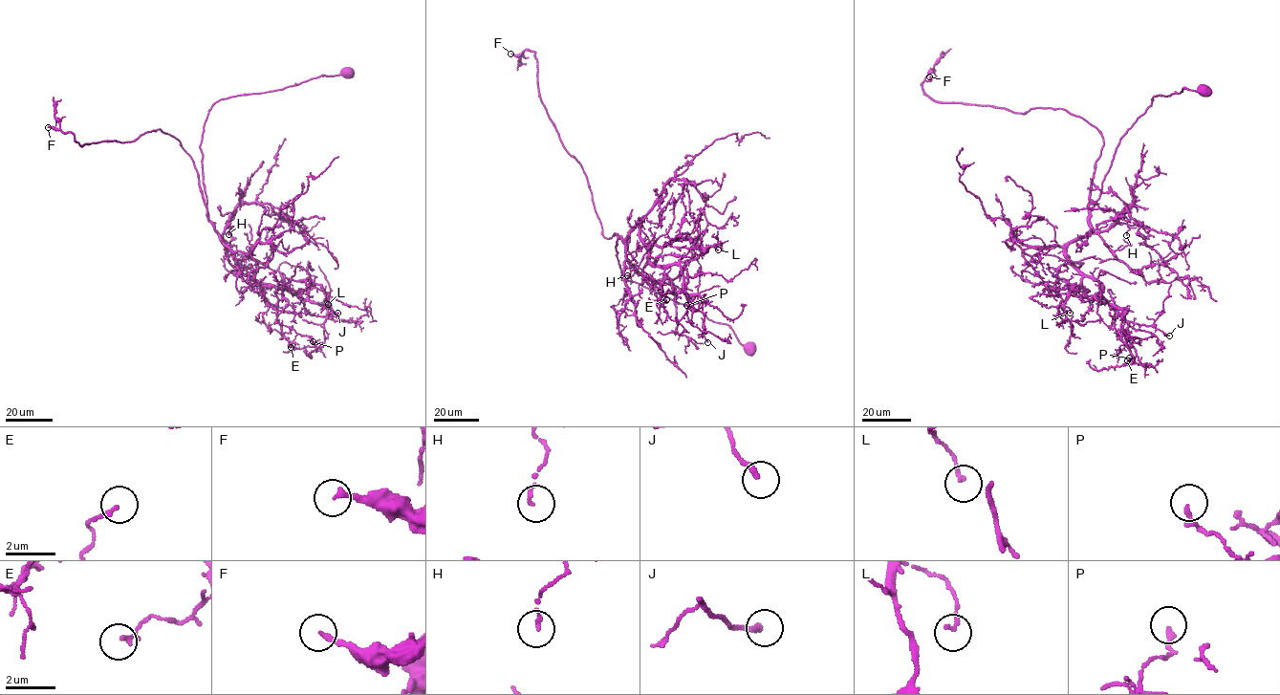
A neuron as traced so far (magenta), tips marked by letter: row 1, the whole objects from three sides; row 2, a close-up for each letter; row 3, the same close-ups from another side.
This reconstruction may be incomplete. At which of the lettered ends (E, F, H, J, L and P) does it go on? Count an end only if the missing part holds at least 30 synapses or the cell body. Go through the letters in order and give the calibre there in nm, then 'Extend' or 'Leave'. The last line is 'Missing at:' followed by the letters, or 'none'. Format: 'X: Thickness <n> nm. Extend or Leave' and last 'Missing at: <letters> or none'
E: Thickness 160 nm. Leave
F: Thickness 200 nm. Leave
H: Thickness 140 nm. Leave
J: Thickness 240 nm. Leave
L: Thickness 140 nm. Leave
P: Thickness 200 nm. Leave
Missing at: none

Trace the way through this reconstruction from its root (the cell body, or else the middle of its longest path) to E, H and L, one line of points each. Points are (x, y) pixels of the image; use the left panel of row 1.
E: (347, 73), (222, 98), (205, 123), (200, 147), (208, 220), (237, 269), (275, 288), (276, 320), (291, 347)
H: (347, 73), (228, 97), (213, 105), (200, 146), (203, 183), (208, 220), (220, 236), (229, 223), (228, 234)
L: (347, 73), (217, 101), (200, 146), (208, 220), (237, 269), (263, 286), (311, 280), (328, 304)

